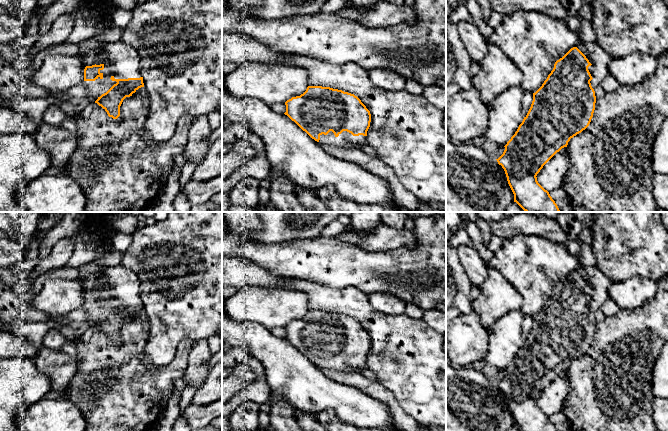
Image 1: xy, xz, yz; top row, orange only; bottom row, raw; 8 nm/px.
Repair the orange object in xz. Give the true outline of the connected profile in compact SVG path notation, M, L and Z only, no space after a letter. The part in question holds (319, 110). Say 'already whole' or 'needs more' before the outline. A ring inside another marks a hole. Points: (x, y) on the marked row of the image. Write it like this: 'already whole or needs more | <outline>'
needs more | M308 86L303 94L287 100L285 105L284 114L319 143L350 150L367 139L371 114L354 94L330 87Z

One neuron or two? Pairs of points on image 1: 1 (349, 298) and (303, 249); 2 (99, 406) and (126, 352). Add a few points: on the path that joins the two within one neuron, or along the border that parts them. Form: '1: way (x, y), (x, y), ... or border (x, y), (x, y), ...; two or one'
1: border (317, 282), (333, 288), (356, 287), (363, 293); two
2: way (112, 393), (113, 376), (120, 365); one

